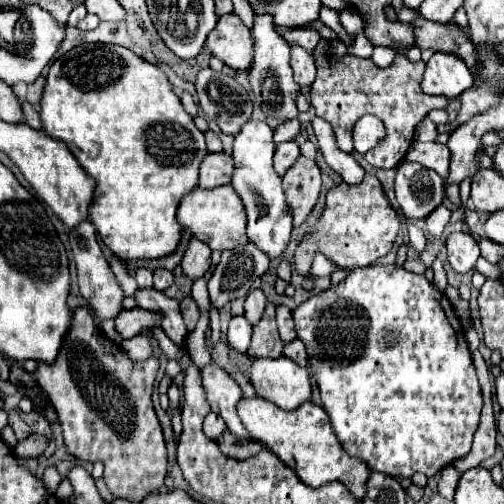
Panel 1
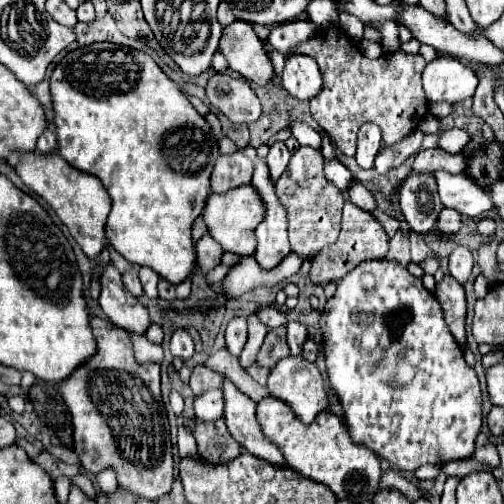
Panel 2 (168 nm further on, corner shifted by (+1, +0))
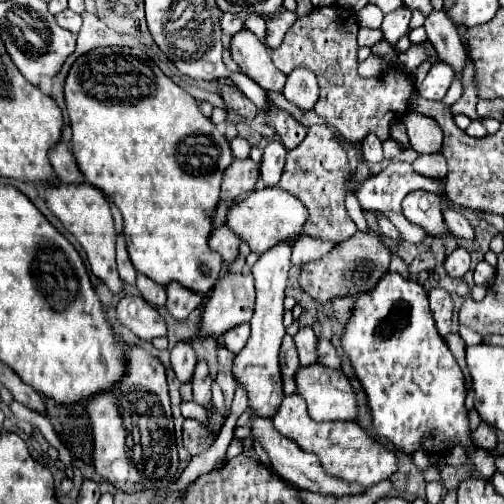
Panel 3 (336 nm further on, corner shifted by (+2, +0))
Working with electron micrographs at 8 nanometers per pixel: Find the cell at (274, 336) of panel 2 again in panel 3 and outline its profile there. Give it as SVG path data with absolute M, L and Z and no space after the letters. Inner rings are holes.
M285 334L283 346L281 346L281 374L283 374L283 390L285 394L295 394L295 384L293 384L293 374L297 374L299 368L299 358L297 358L297 348L293 344L293 338Z

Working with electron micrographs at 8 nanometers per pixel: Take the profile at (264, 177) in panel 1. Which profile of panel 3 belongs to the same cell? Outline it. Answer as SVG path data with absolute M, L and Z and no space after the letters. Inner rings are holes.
M287 242L277 244L275 248L263 252L253 266L253 278L257 288L255 314L251 318L251 336L245 348L233 358L233 376L247 390L251 416L255 418L273 418L281 400L283 400L283 384L281 384L281 368L279 368L279 348L285 336L283 326L283 298L287 286L287 272L291 268L291 248Z

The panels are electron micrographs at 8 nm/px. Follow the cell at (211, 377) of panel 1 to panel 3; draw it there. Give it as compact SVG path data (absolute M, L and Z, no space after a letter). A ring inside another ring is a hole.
M255 418L251 422L251 430L255 434L255 438L259 440L259 444L263 446L263 450L269 454L271 462L273 462L273 468L275 472L289 480L291 484L295 484L297 488L301 490L309 490L309 492L319 492L323 496L335 496L335 498L343 498L343 496L355 496L355 494L363 494L365 488L361 484L351 484L351 482L345 482L341 478L333 478L331 474L325 474L319 458L315 454L309 454L309 452L303 452L293 440L289 440L287 436L281 436L281 432L277 432L273 428L273 424L265 418Z

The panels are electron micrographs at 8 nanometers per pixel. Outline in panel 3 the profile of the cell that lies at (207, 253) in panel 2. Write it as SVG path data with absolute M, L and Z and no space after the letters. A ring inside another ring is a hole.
M225 226L215 228L213 234L211 234L211 238L209 238L211 250L219 252L225 262L233 262L237 258L239 244L241 244L239 236L231 228L225 228Z

